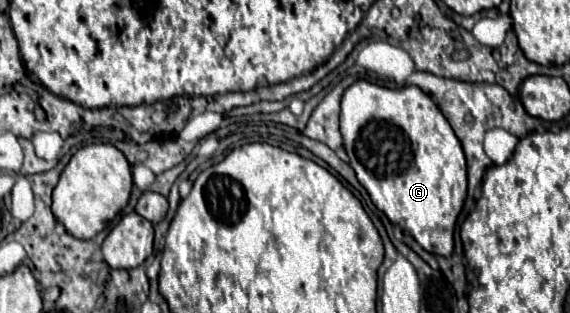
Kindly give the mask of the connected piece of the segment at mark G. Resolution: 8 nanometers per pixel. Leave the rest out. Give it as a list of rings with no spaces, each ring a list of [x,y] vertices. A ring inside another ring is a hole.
[[[356,81],[342,95],[340,131],[344,149],[350,157],[350,167],[356,171],[356,177],[368,191],[372,203],[404,233],[412,235],[428,253],[450,257],[456,219],[466,199],[466,157],[448,119],[434,101],[416,85],[388,89],[368,81]]]

